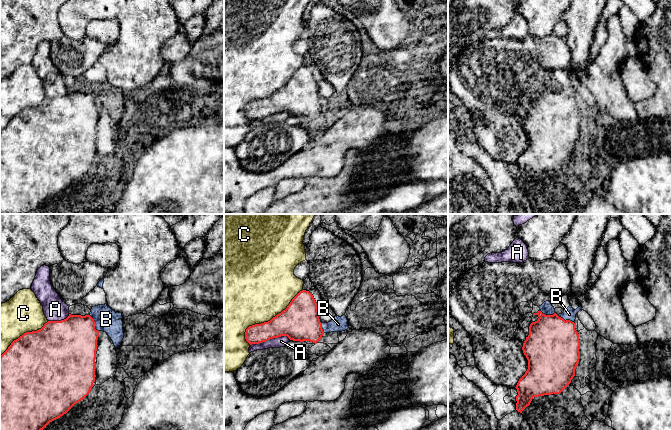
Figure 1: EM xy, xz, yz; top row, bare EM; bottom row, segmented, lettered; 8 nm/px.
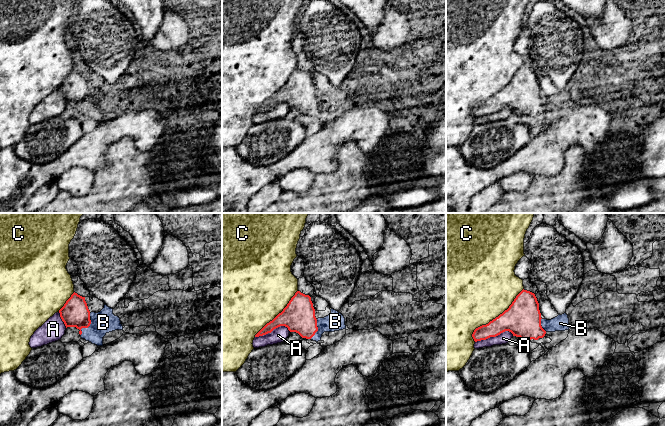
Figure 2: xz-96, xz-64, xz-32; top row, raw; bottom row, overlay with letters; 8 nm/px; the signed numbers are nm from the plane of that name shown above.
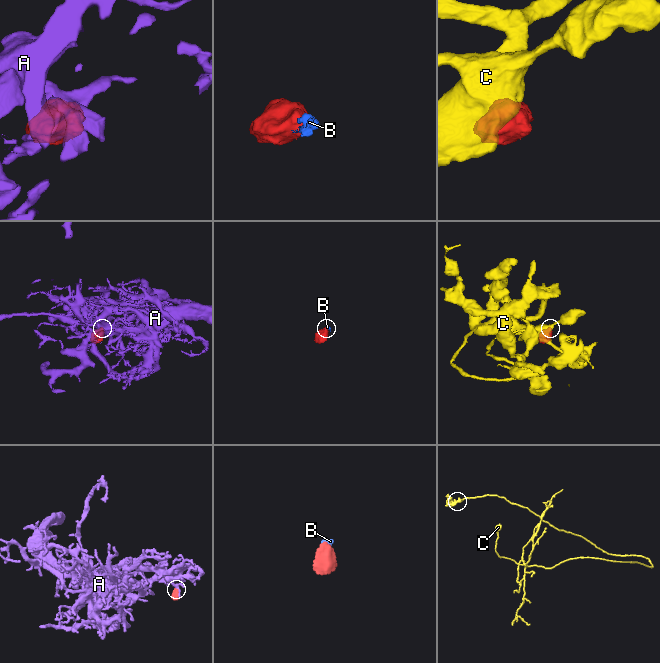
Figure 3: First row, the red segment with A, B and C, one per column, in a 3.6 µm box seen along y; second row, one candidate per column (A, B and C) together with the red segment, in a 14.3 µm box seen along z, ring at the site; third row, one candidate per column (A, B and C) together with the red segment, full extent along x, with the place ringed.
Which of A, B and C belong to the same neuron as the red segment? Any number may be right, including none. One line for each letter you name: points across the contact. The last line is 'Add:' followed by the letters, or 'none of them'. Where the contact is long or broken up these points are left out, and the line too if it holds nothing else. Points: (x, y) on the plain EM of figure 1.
B: Path across: xy (71, 120), (94, 99), (99, 95), (106, 95)
Add: B

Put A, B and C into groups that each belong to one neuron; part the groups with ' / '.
A / B / C

